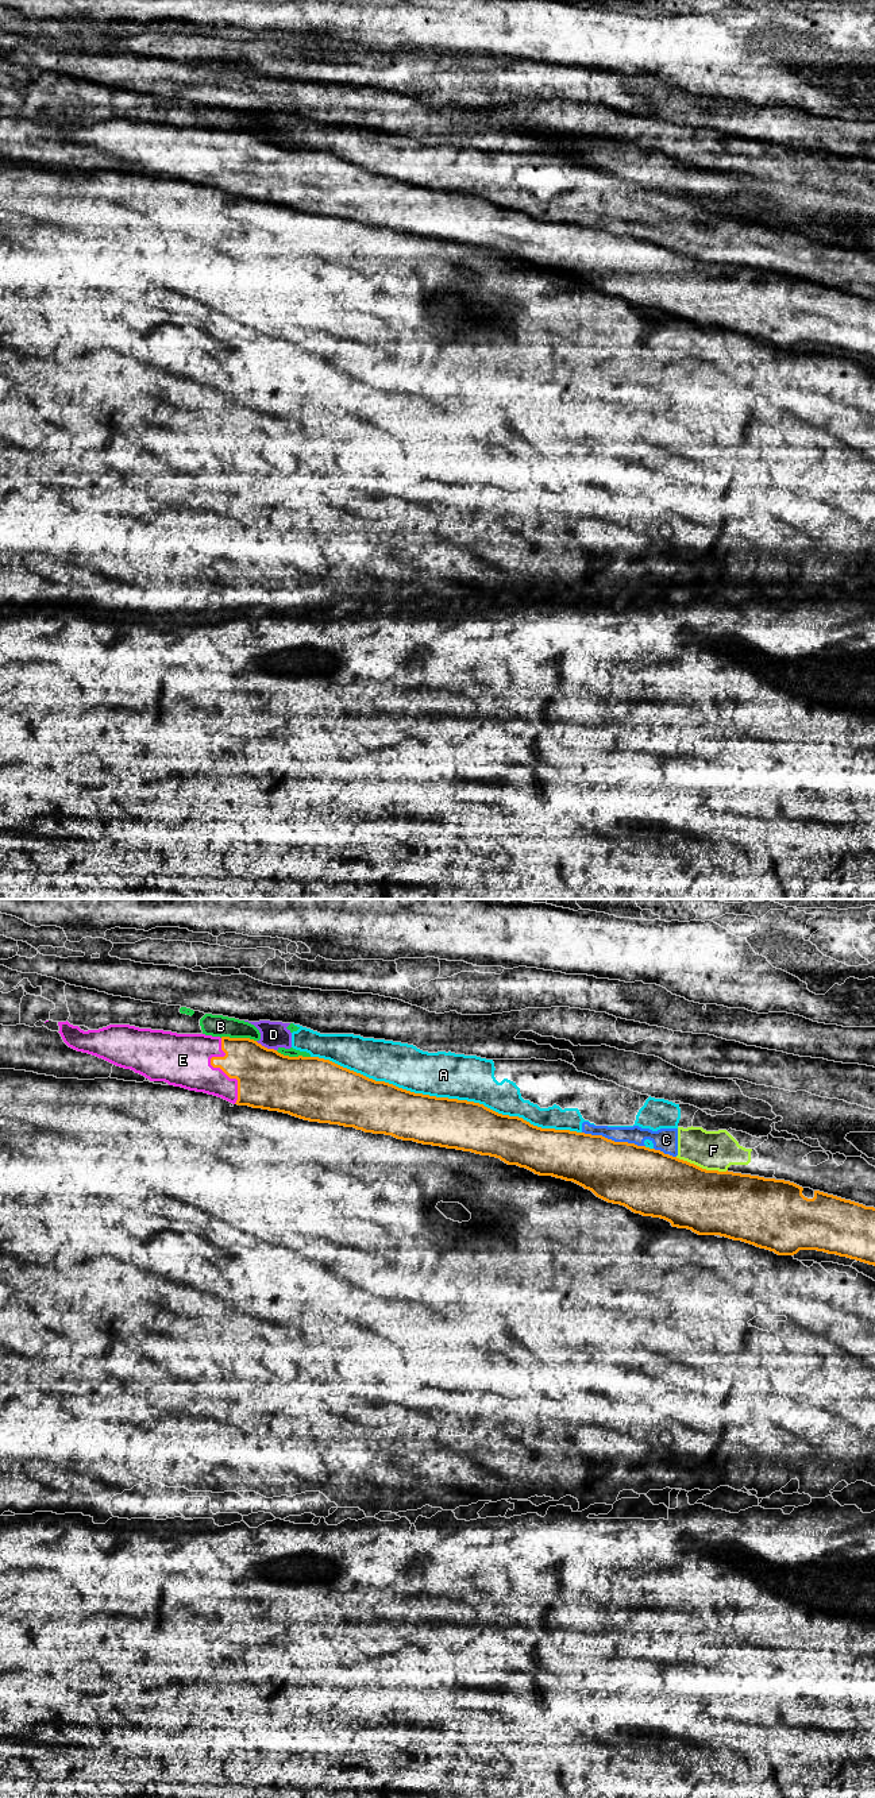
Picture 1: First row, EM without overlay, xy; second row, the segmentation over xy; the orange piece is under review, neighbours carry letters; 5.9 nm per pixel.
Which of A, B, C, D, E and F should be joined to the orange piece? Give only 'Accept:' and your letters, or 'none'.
Accept: E

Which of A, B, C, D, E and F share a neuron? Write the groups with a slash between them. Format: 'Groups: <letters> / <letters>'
Groups: A C D F / B / E

